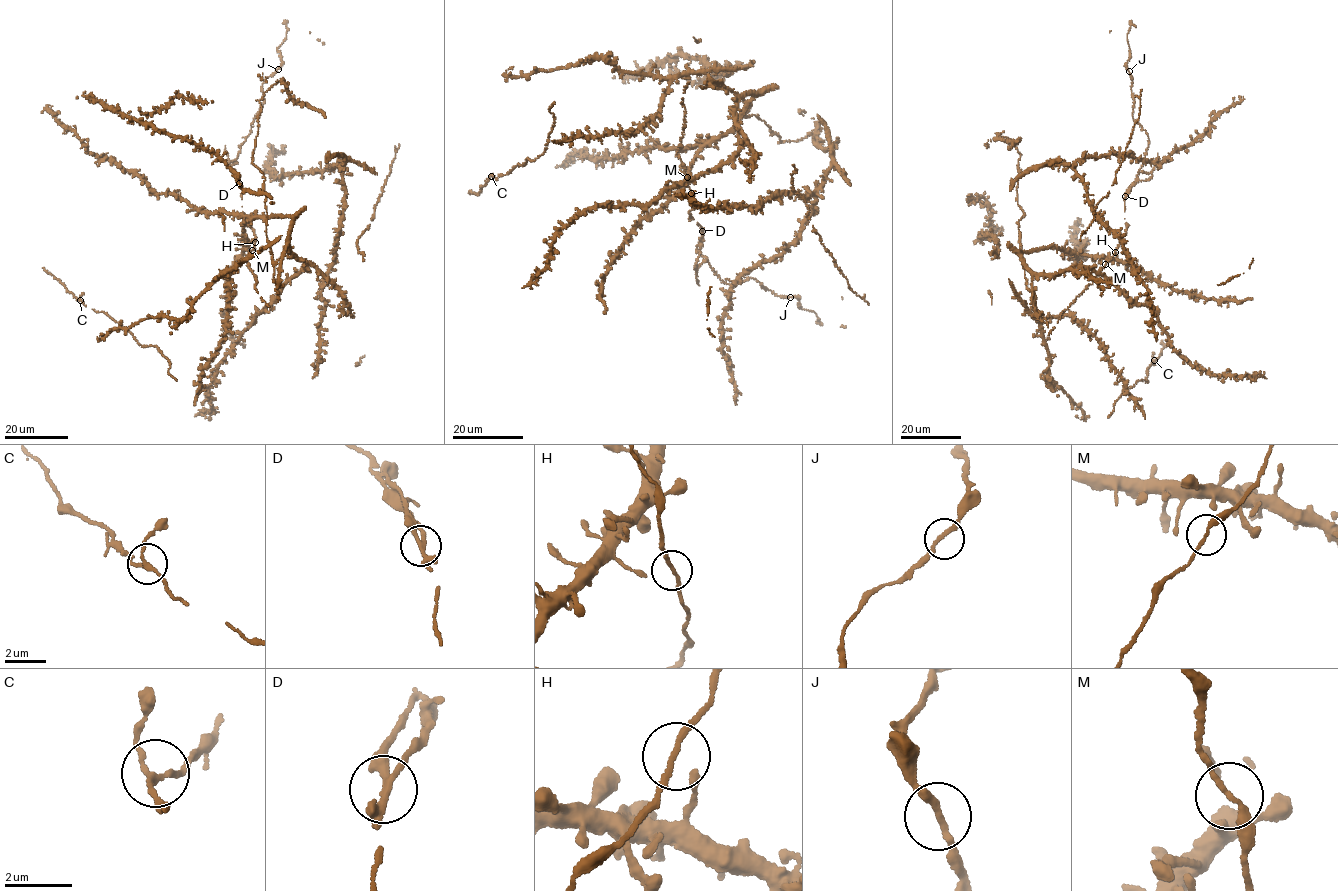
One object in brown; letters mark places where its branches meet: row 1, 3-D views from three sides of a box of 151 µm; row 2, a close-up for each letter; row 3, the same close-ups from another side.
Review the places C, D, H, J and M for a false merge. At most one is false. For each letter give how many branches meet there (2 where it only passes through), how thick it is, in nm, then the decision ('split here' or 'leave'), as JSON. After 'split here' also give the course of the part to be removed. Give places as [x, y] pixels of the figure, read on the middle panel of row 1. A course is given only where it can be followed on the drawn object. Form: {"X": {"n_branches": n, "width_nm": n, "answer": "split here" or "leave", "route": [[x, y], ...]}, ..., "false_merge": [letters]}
{"C": {"n_branches": 3, "width_nm": 170, "answer": "leave"}, "D": {"n_branches": 3, "width_nm": 190, "answer": "split here", "route": [[702, 230], [702, 245], [695, 268], [699, 285]]}, "H": {"n_branches": 3, "width_nm": 120, "answer": "leave"}, "J": {"n_branches": 2, "width_nm": 190, "answer": "leave"}, "M": {"n_branches": 2, "width_nm": 190, "answer": "leave"}, "false_merge": ["D"]}

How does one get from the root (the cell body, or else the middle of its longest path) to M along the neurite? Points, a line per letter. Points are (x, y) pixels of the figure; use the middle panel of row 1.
M: (681, 190), (691, 192), (687, 177)

